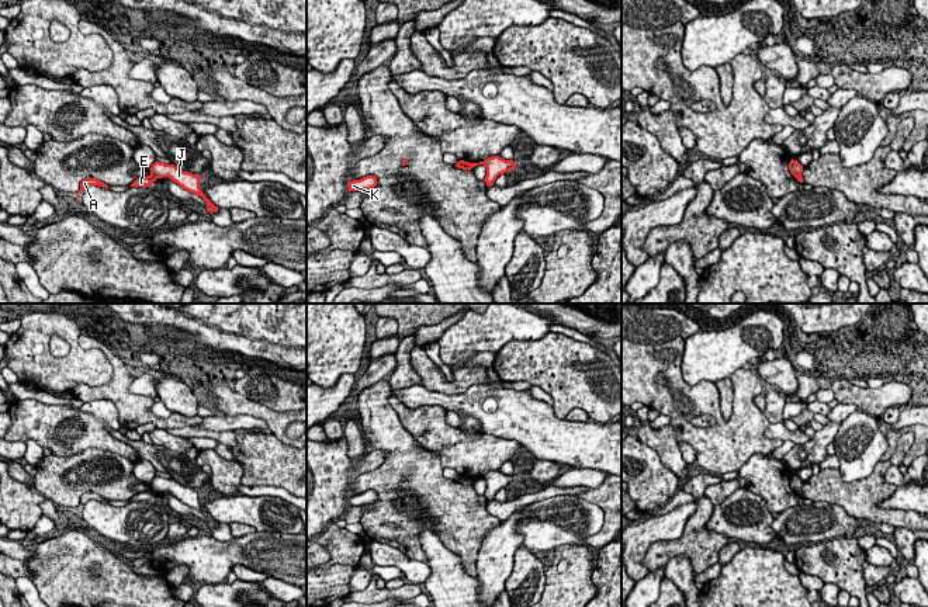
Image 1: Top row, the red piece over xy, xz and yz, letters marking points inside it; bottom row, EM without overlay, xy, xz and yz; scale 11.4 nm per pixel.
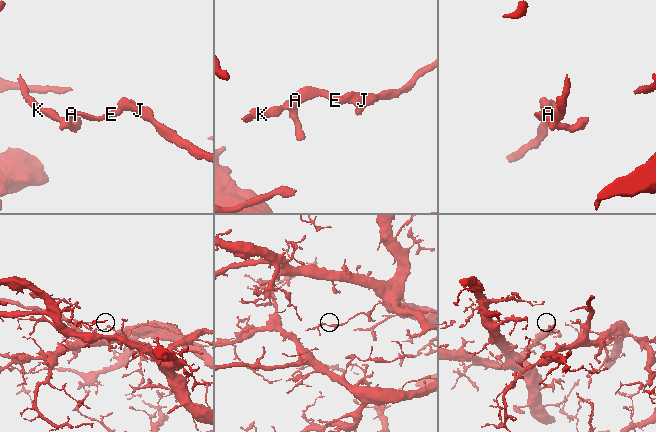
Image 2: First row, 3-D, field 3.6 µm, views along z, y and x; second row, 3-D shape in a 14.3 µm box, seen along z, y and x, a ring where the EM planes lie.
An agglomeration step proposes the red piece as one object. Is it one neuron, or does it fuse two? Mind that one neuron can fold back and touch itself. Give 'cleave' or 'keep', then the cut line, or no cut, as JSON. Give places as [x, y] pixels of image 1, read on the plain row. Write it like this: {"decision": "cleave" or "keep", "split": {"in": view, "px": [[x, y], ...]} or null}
{"decision": "cleave", "split": {"in": "xy", "px": [[151, 489], [156, 492]]}}

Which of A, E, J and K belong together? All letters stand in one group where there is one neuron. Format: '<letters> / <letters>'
A E K / J

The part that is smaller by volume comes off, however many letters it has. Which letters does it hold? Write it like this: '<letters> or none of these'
A, E, K

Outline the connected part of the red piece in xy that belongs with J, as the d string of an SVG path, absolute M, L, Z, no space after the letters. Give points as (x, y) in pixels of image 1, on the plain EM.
M155 476L149 485L150 485L150 490L153 490L156 493L169 492L172 496L177 497L184 504L202 511L204 516L207 517L207 526L210 528L217 527L219 524L201 506L201 503L200 503L201 492L200 490L188 488L188 486L183 486L179 482L176 482L174 479L165 479L160 476Z

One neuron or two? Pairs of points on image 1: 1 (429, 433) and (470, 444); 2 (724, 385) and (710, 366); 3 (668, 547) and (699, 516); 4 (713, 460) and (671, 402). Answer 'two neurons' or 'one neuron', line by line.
1: one neuron
2: two neurons
3: one neuron
4: one neuron

